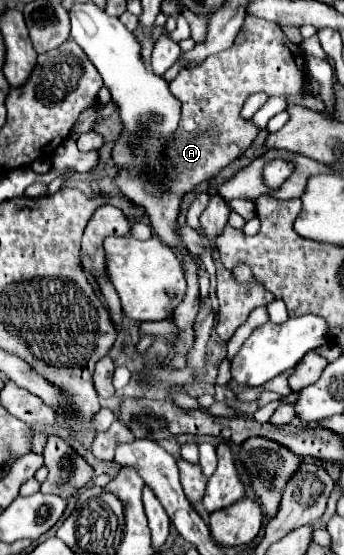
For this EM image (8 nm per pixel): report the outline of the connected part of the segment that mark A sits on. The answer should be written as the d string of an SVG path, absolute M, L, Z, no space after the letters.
M245 17L243 21L245 39L243 43L233 45L231 49L211 55L199 65L197 69L185 69L181 71L175 81L169 83L169 89L177 101L181 101L181 121L177 127L177 133L173 133L169 145L167 145L167 159L173 165L173 169L167 171L165 181L165 193L161 197L155 197L153 183L147 181L145 175L133 175L129 169L119 169L115 175L115 183L121 189L125 197L129 197L135 205L141 205L147 209L147 215L151 219L151 227L159 235L161 241L165 241L169 247L175 247L183 253L183 271L187 277L187 293L181 305L173 311L173 319L177 323L179 331L179 343L177 343L177 355L173 357L173 363L177 369L185 369L185 351L193 345L193 323L199 311L199 283L195 273L195 261L193 255L189 255L177 239L177 233L173 227L177 227L177 215L179 215L179 203L181 197L191 191L201 181L211 179L217 175L225 165L229 165L233 159L237 159L243 151L249 149L253 139L257 137L259 129L253 127L251 121L245 121L241 117L243 101L257 91L263 91L267 95L289 95L291 103L307 105L313 111L323 111L323 101L319 97L305 97L303 85L303 53L299 45L285 37L285 33L279 29L279 25L273 25L271 21L263 21L259 17Z

